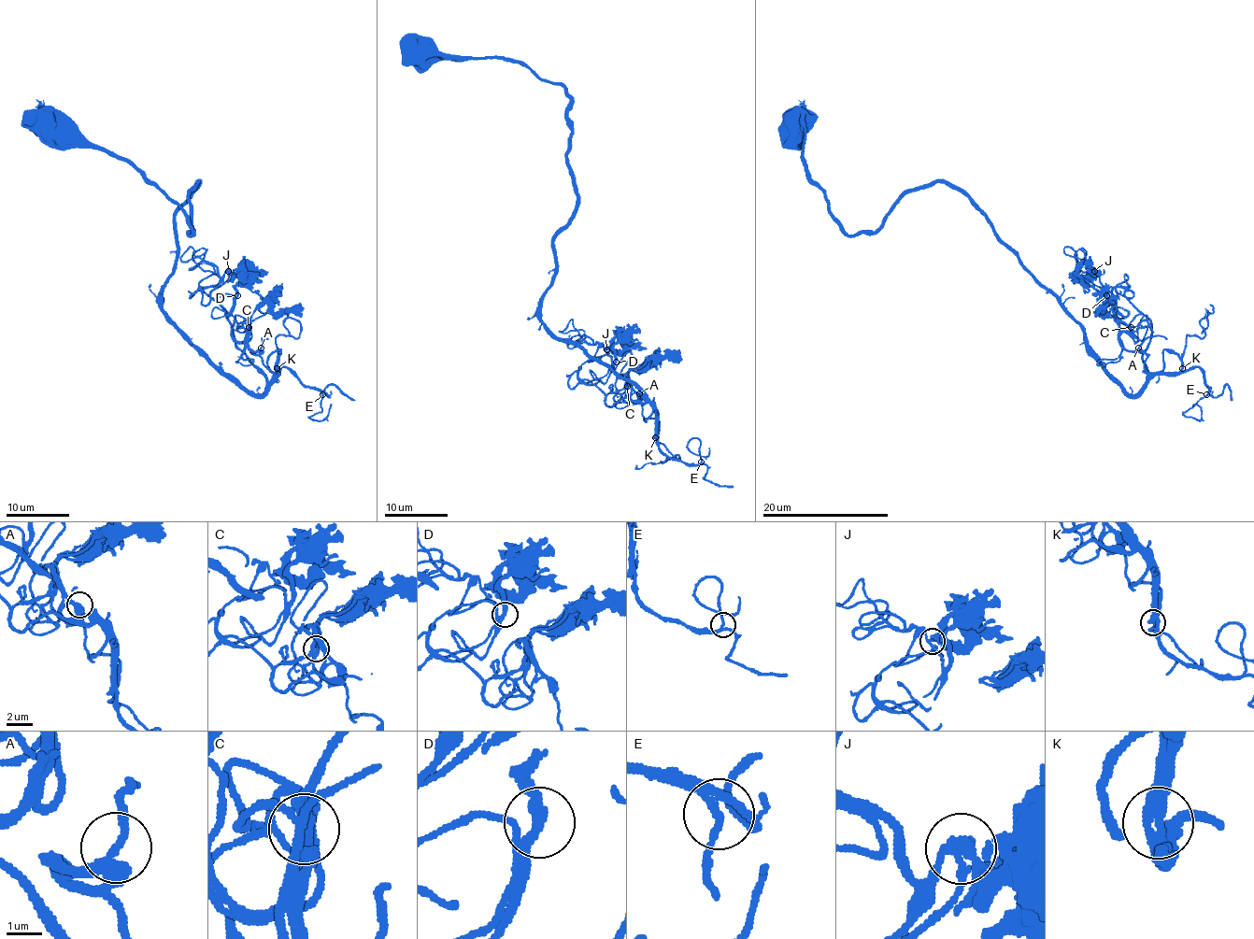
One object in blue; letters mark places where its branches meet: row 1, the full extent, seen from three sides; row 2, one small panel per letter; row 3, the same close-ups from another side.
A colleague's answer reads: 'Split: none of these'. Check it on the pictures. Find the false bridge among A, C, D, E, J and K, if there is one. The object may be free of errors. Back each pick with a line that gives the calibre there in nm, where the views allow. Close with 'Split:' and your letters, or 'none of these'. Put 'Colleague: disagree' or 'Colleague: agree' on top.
Colleague: agree
Split: none of these

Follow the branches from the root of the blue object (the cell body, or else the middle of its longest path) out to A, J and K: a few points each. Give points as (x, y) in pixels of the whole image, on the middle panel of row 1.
A: (422, 57), (513, 58), (563, 88), (577, 201), (554, 238), (541, 320), (639, 393)
J: (422, 57), (513, 58), (563, 88), (577, 201), (541, 320), (644, 403), (609, 406), (577, 376), (606, 349)
K: (422, 57), (513, 58), (563, 88), (577, 201), (554, 238), (541, 320), (643, 395), (655, 437)

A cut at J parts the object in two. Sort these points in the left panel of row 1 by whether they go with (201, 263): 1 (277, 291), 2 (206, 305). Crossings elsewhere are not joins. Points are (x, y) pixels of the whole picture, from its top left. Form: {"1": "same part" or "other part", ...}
{"1": "same part", "2": "same part"}

